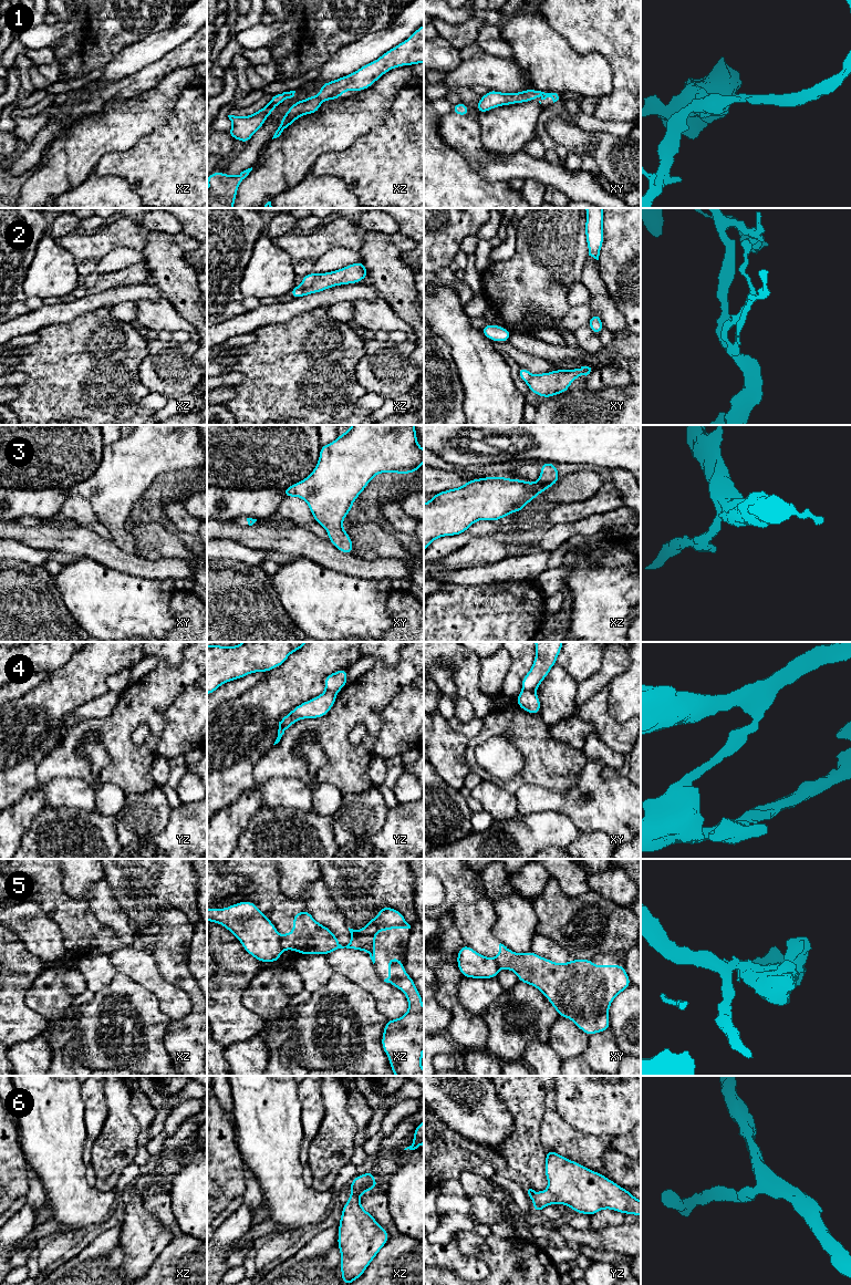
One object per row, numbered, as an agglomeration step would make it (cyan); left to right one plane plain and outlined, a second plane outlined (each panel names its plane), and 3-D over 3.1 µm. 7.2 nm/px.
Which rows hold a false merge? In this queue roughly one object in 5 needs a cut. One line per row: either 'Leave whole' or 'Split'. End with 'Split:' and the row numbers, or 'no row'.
1: Leave whole
2: Split
3: Leave whole
4: Split
5: Split
6: Leave whole
Split: 2, 4, 5

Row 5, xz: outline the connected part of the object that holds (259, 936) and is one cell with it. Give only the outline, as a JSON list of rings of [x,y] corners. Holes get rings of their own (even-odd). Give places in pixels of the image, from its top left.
[[[242,901],[224,909],[207,909],[207,920],[224,925],[258,961],[278,963],[283,951],[280,935],[253,902]]]

